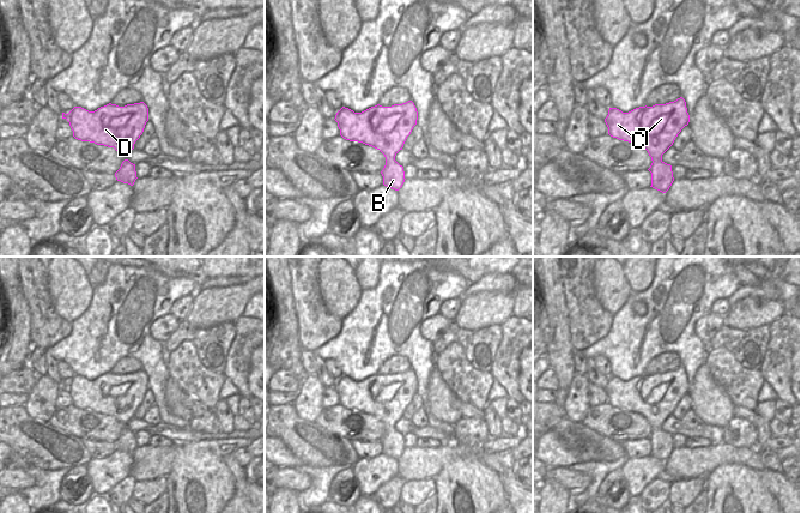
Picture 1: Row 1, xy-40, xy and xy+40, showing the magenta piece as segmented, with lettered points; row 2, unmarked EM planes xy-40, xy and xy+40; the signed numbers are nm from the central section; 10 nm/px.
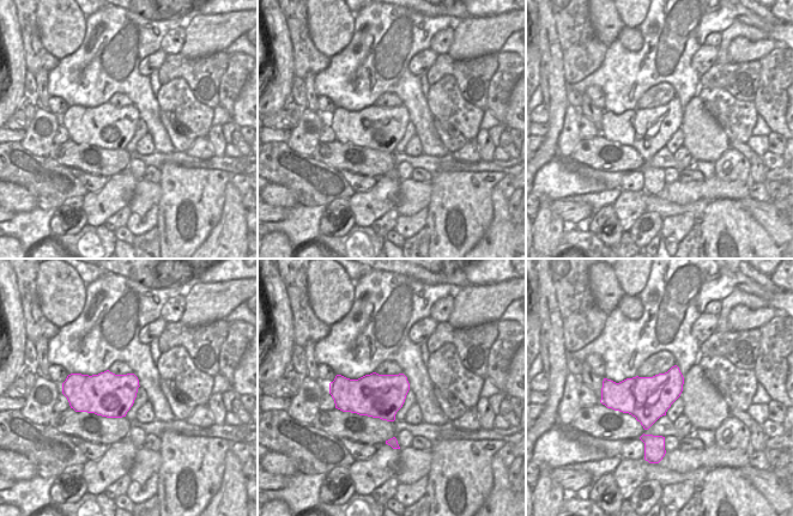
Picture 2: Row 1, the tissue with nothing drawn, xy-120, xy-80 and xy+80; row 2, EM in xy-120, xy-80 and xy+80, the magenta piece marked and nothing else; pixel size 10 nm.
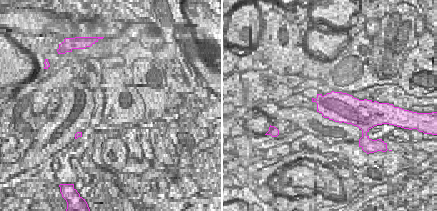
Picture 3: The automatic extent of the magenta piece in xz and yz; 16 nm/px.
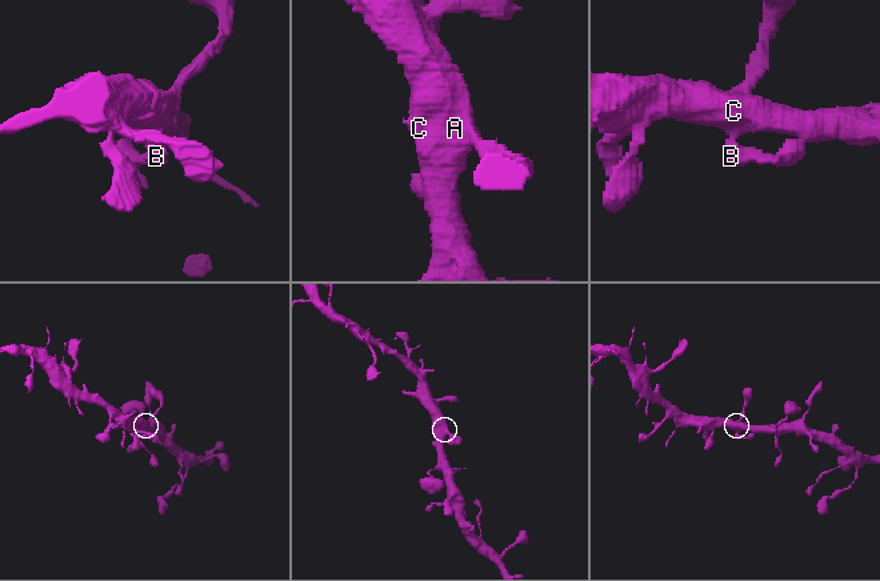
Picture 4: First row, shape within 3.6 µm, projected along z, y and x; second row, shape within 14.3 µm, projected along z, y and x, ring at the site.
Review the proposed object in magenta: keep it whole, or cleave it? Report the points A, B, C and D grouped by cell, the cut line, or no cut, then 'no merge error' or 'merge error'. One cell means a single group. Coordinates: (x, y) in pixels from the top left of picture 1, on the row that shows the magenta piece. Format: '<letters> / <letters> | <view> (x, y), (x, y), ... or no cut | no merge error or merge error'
A B C D | no cut | no merge error

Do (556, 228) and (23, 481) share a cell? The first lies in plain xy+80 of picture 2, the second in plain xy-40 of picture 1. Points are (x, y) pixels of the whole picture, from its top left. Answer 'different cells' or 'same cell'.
different cells

